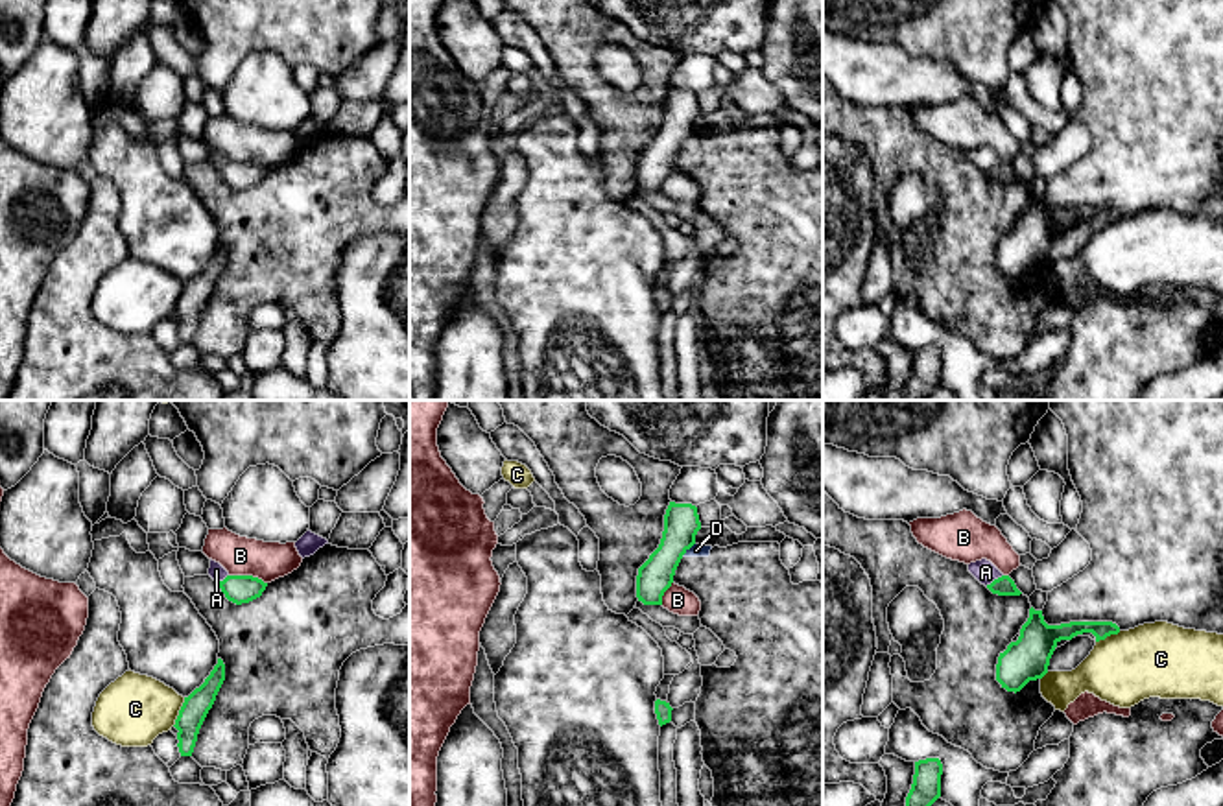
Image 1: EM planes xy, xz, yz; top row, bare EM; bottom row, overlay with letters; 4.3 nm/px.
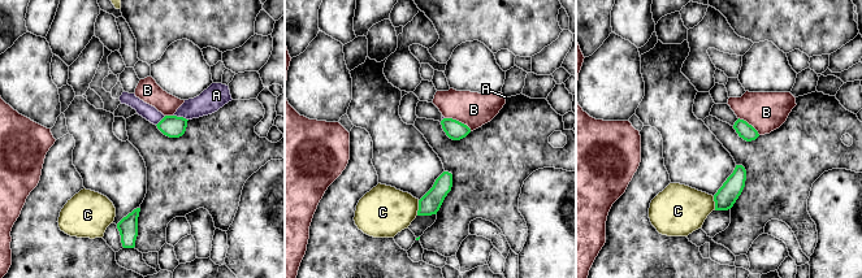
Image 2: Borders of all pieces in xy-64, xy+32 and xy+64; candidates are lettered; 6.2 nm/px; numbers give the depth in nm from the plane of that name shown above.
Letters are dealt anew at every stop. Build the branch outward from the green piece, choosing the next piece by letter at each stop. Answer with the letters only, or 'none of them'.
none of them

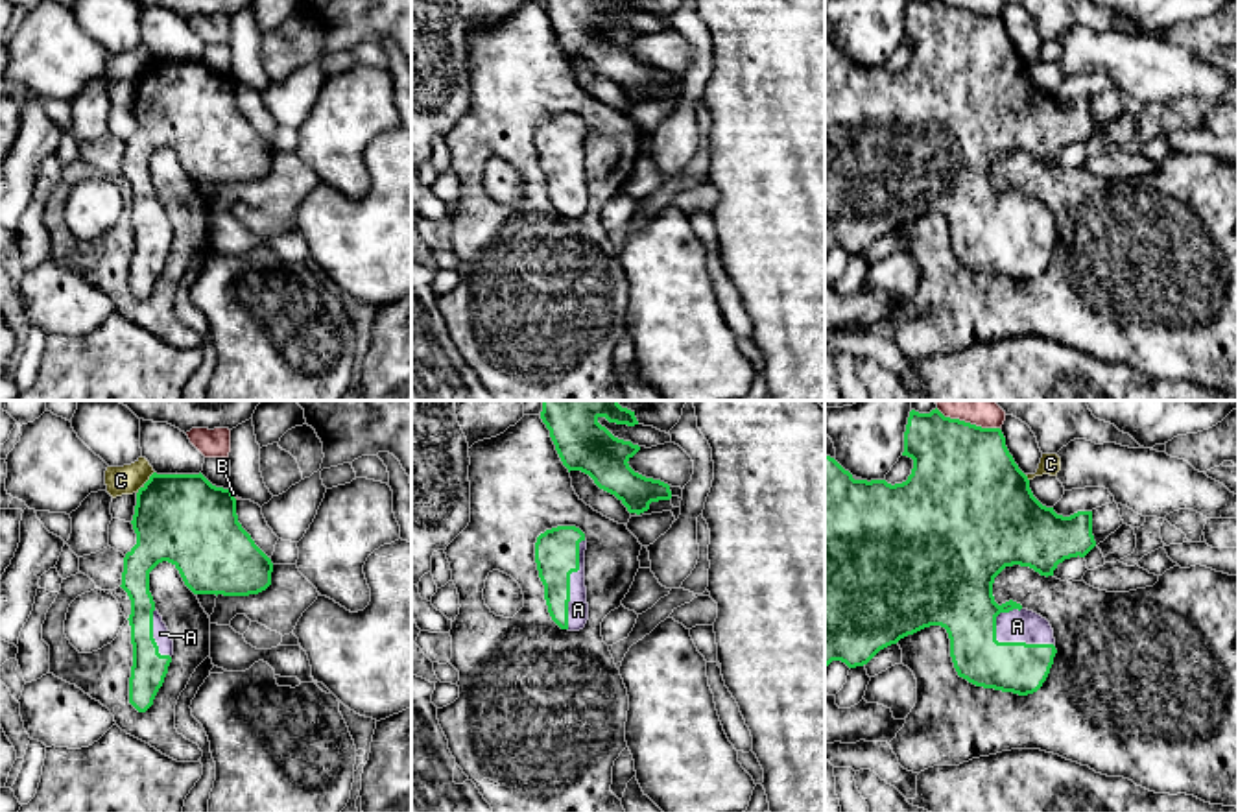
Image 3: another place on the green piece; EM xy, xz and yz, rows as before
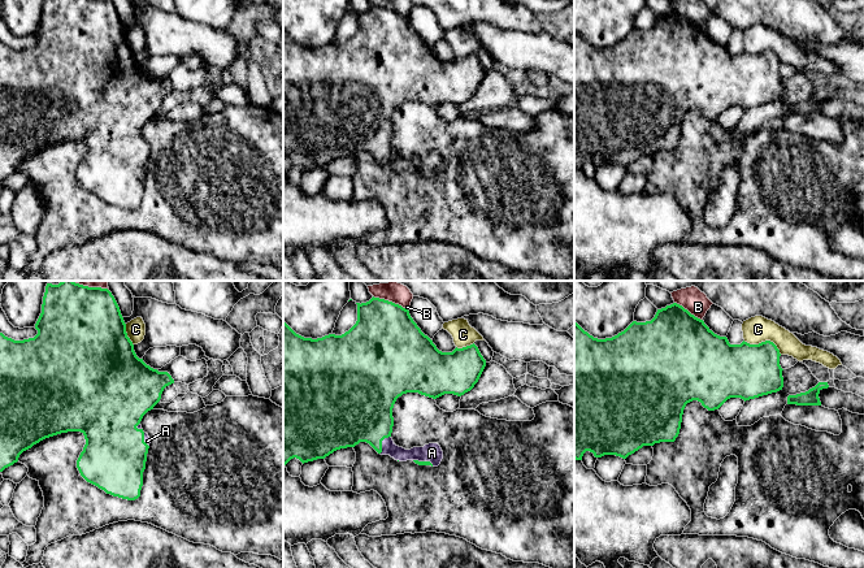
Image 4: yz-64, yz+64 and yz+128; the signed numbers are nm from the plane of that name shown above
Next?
A

